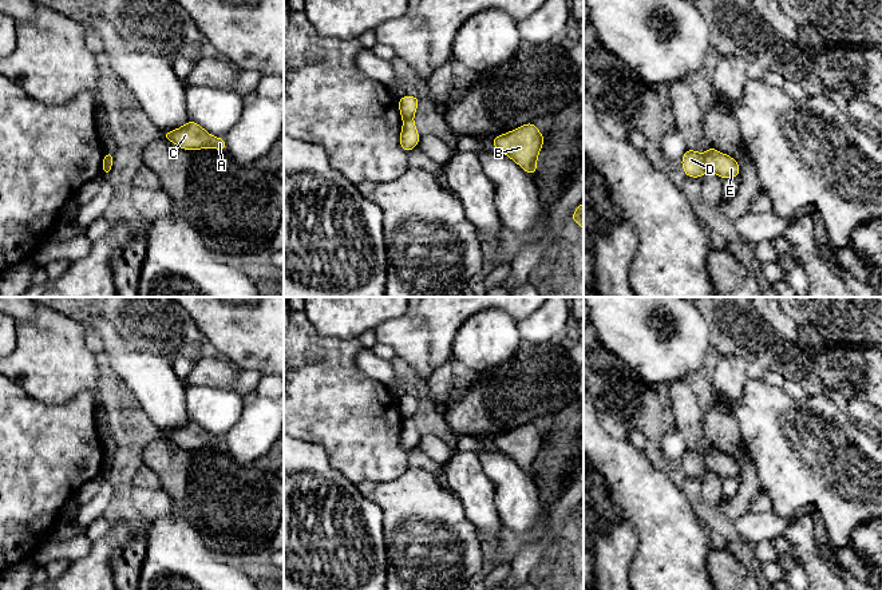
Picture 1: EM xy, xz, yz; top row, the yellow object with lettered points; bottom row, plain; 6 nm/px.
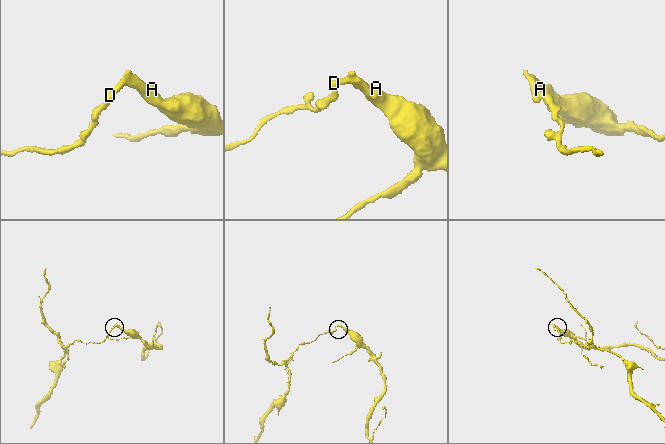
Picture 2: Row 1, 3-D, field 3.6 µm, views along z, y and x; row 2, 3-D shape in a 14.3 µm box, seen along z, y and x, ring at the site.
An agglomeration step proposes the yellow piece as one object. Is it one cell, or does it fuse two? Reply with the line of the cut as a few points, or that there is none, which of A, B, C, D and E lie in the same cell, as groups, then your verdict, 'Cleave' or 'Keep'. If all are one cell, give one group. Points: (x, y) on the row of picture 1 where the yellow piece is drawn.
Split along yz (701, 155), (707, 170). Groups: A B C D / E. Cleave

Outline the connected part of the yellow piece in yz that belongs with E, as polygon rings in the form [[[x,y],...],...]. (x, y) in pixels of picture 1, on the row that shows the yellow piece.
[[[709,147],[703,154],[703,159],[707,171],[717,174],[721,179],[733,178],[733,177],[740,178],[740,167],[736,159],[733,159],[732,157],[720,153],[713,147]]]

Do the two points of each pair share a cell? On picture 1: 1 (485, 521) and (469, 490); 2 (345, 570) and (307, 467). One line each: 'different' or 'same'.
1: same
2: same

